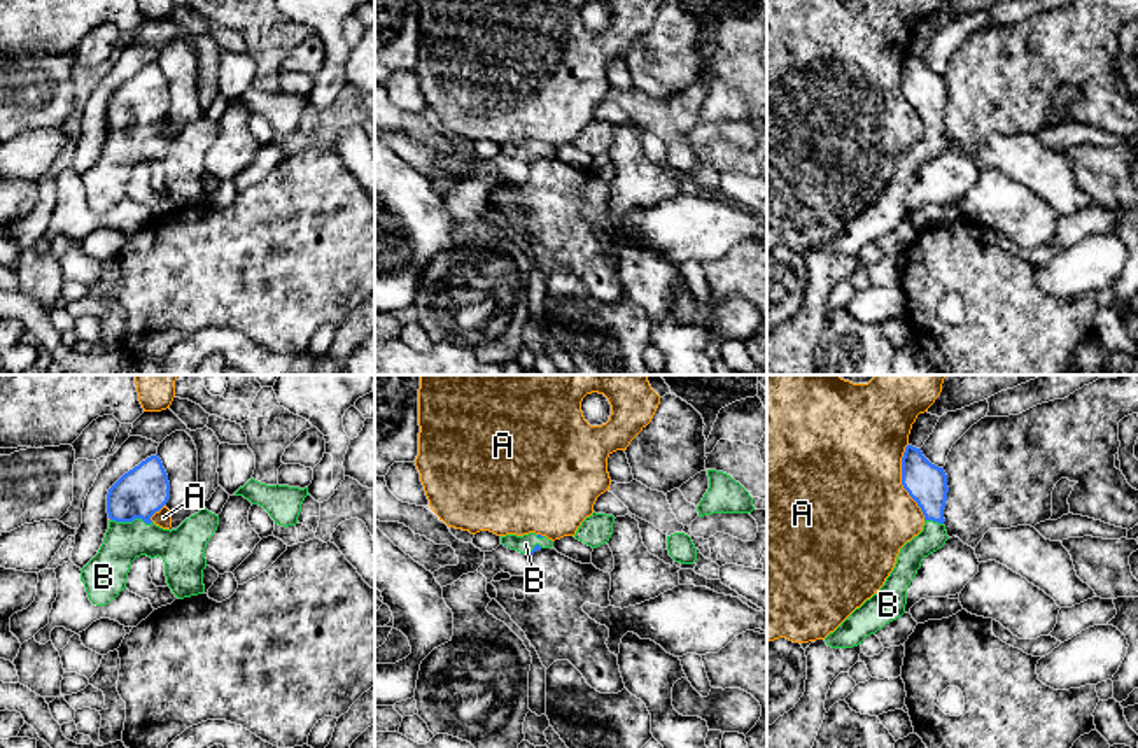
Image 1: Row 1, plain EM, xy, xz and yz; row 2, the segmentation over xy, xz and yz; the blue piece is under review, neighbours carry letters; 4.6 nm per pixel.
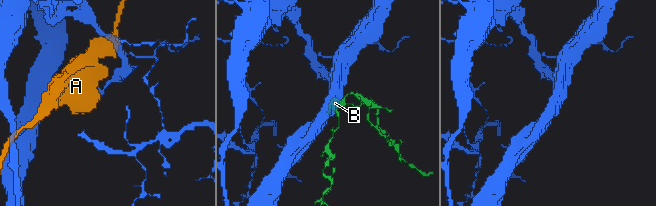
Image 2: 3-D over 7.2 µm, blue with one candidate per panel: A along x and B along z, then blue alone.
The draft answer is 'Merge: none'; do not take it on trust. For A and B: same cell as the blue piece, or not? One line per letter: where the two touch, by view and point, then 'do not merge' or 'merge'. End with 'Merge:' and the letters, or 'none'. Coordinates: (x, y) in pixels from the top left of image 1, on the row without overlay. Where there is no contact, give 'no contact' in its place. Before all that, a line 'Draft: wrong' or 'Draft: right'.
Draft: wrong
A: meets blue in yz at (902, 90); do not merge
B: meets blue in xy at (132, 128); merge
Merge: B

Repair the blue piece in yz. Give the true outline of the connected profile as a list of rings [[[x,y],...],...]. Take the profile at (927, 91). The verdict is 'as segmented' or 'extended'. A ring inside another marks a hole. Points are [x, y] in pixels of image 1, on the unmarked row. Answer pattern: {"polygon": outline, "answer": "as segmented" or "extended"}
{"polygon": [[[907,53],[902,65],[902,93],[924,123],[923,138],[900,156],[884,193],[825,245],[832,256],[858,254],[867,243],[900,226],[905,221],[907,196],[923,166],[949,147],[944,133],[949,100],[944,75],[931,72],[921,56]]], "answer": "extended"}

